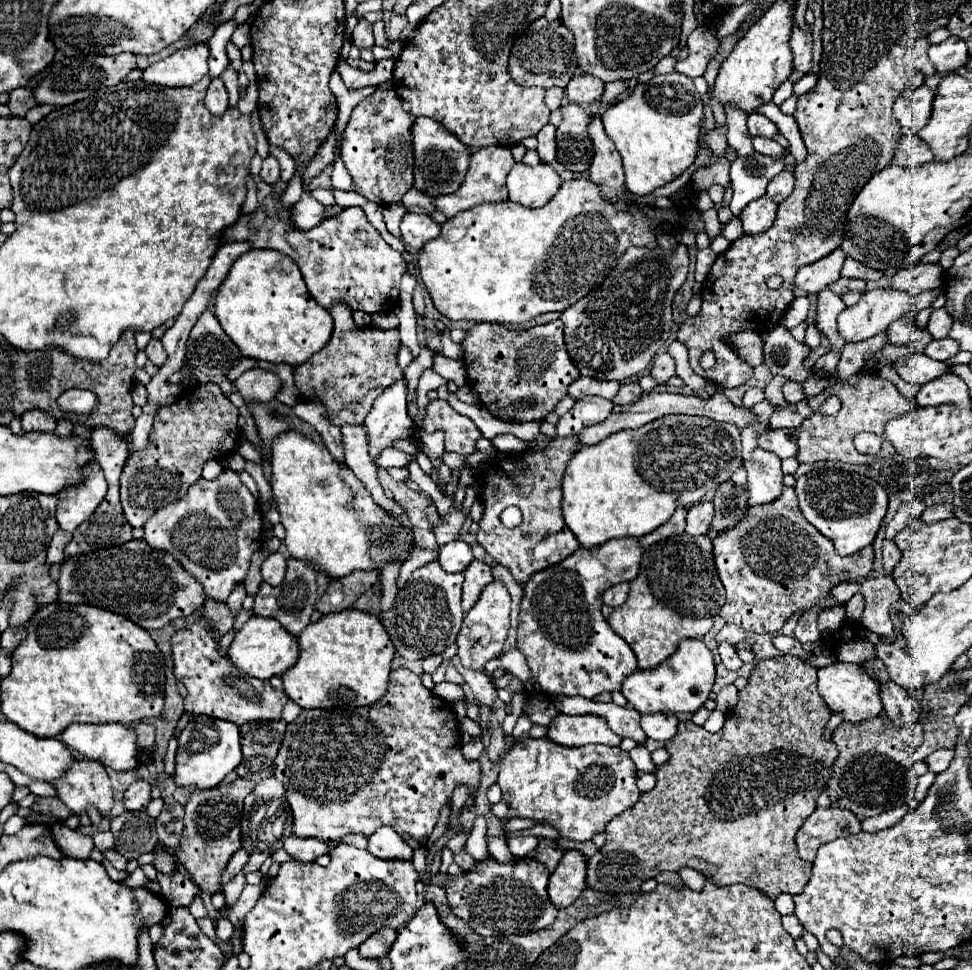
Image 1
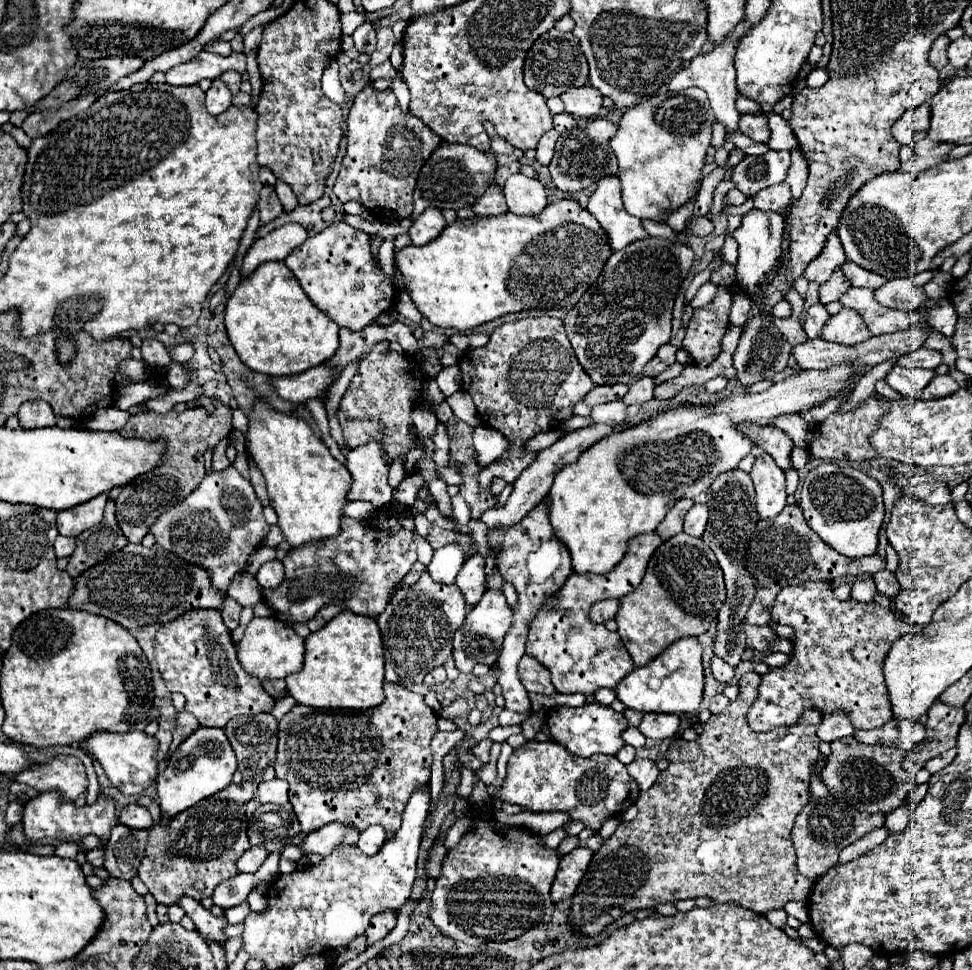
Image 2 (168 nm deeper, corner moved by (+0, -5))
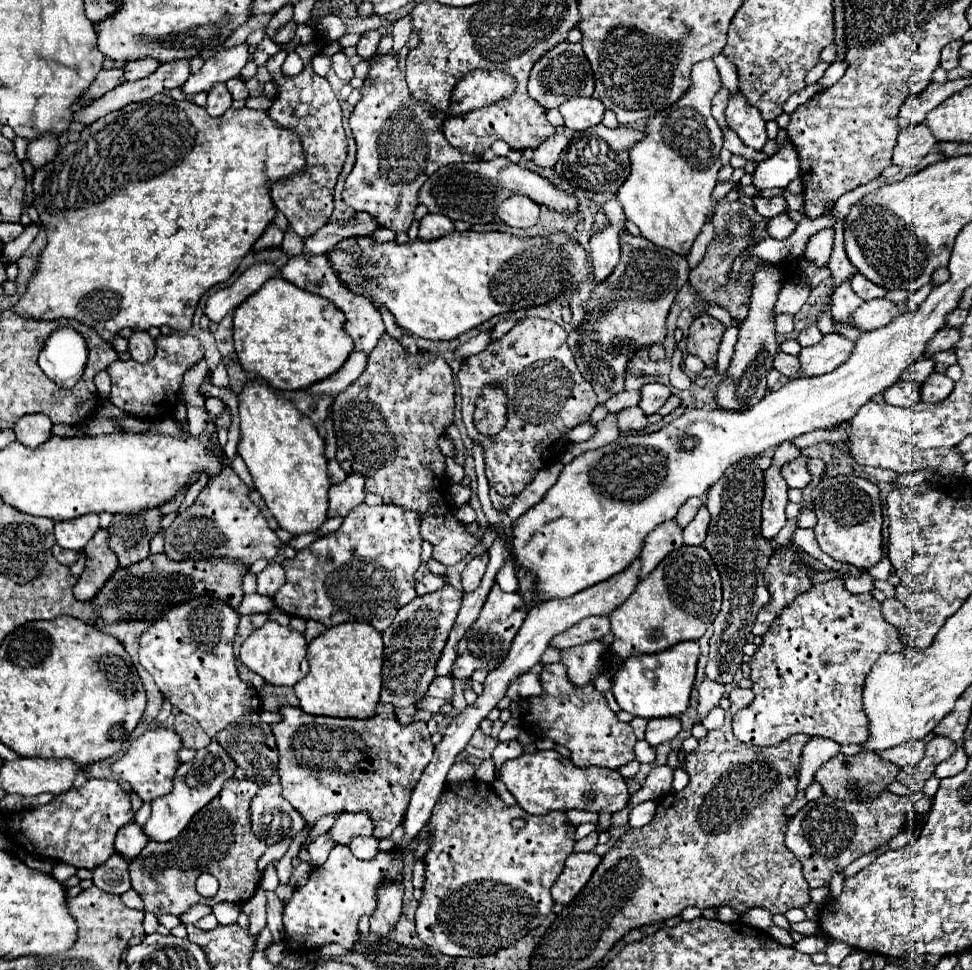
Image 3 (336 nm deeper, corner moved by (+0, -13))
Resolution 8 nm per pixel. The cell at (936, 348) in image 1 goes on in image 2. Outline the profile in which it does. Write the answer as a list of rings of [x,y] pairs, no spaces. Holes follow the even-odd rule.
[[[920,348],[920,350],[916,350],[916,352],[908,354],[908,356],[898,358],[898,364],[908,366],[908,368],[930,368],[930,370],[934,370],[942,362],[944,362],[942,352],[928,350],[928,348]]]

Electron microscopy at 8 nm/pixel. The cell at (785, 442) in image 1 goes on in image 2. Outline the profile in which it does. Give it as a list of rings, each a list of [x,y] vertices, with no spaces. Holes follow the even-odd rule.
[[[794,446],[794,448],[792,448],[792,454],[790,454],[792,468],[796,468],[796,470],[798,470],[798,468],[804,468],[808,460],[810,460],[808,450],[804,450],[804,448],[800,448],[800,446]]]

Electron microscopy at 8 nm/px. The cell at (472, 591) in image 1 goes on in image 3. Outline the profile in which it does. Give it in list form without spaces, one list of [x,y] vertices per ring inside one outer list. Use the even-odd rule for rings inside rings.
[[[482,552],[480,556],[474,556],[464,572],[462,572],[462,586],[464,586],[464,592],[474,592],[478,586],[480,586],[480,580],[486,572],[486,564],[488,564],[488,552]]]

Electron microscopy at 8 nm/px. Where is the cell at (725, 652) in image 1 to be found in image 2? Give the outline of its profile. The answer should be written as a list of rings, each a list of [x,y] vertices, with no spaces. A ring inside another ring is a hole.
[[[720,656],[712,658],[712,672],[714,672],[714,678],[720,682],[732,682],[734,678],[734,666],[726,664],[726,660],[722,660]]]

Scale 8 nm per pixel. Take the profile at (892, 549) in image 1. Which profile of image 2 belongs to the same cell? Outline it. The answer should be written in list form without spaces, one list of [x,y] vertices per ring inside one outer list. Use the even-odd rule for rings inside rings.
[[[882,570],[882,572],[874,574],[874,584],[876,584],[878,592],[886,594],[886,596],[892,598],[892,600],[894,600],[894,596],[898,594],[898,582],[896,582],[896,576],[894,576],[894,572],[890,572],[890,570]]]

